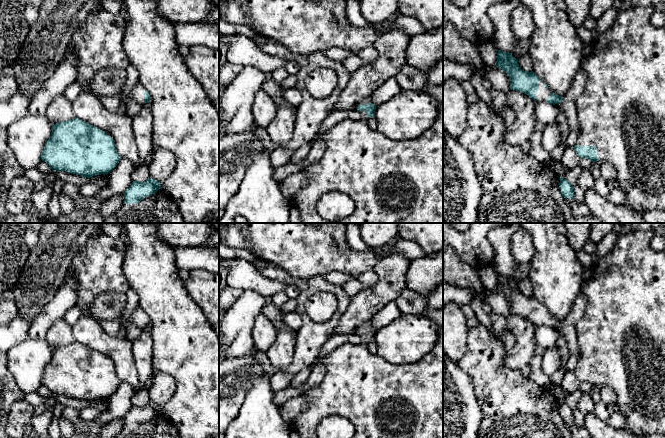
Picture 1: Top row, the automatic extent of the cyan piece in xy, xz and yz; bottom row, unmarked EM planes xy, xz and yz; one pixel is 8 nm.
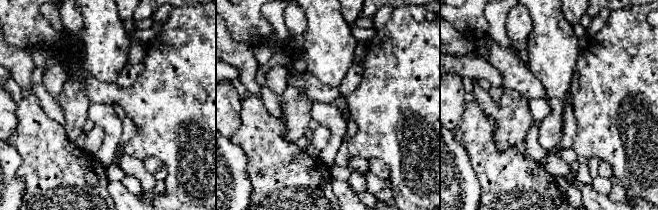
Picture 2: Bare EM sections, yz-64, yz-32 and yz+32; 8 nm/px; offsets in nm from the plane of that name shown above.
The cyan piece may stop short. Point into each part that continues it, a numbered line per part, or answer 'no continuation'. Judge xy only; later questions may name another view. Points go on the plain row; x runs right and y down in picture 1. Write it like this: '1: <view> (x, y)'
1: xy (137, 318)

